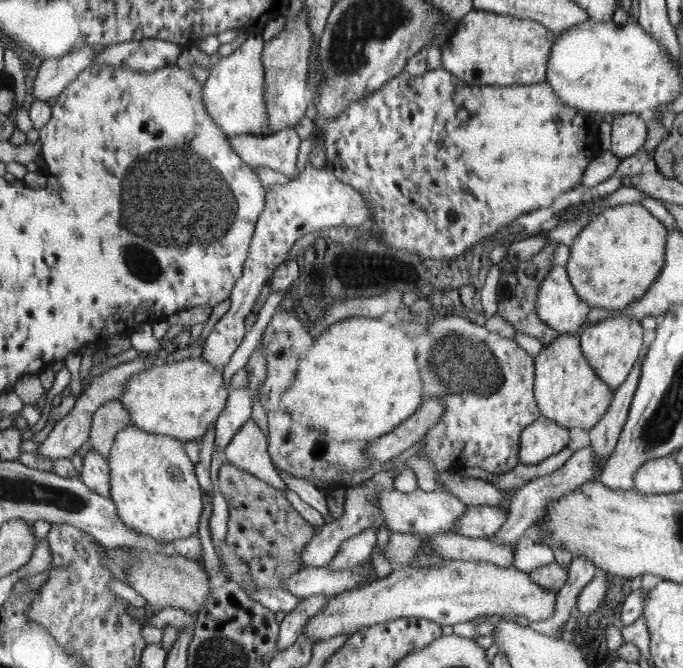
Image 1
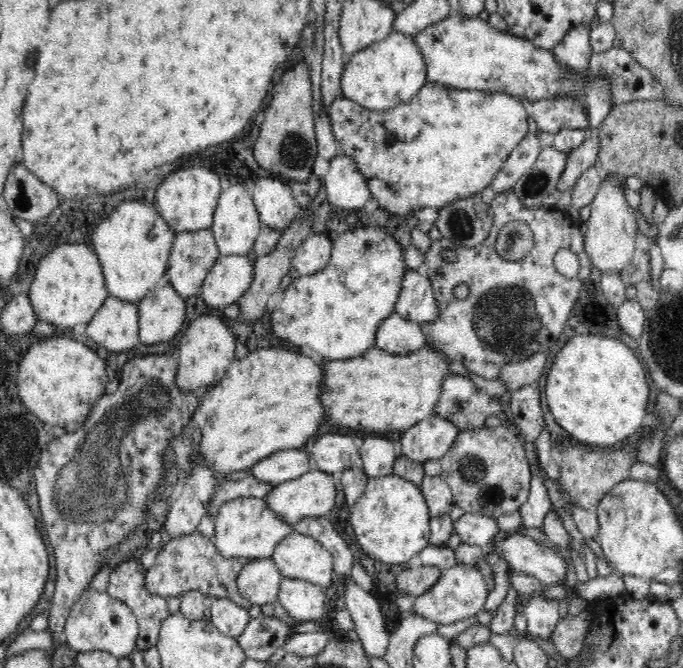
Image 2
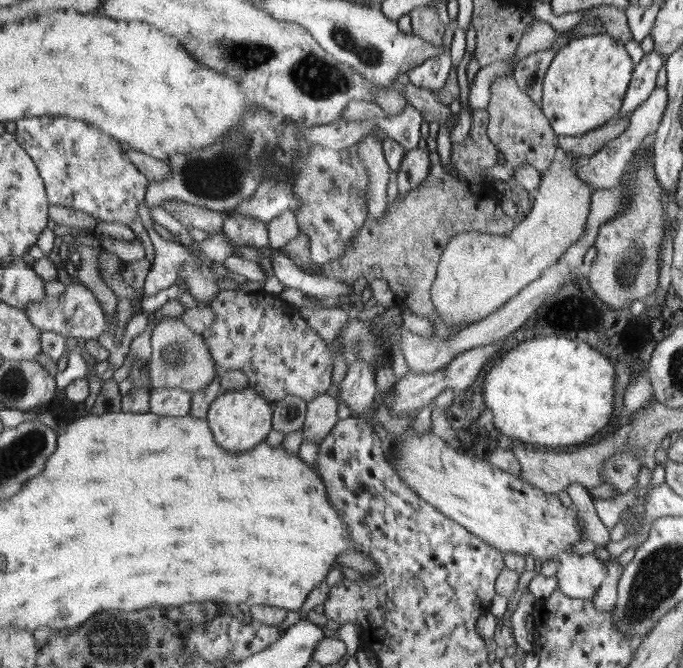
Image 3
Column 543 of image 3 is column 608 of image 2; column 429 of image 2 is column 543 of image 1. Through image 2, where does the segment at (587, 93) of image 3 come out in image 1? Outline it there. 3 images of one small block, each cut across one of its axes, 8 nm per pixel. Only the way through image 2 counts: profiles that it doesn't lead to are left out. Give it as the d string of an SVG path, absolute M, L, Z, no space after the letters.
M473 9L453 30L443 42L446 45L438 47L442 52L442 66L452 74L456 74L468 85L474 86L512 86L512 85L535 85L547 80L548 60L550 60L553 46L557 36L548 30L542 23L532 19L516 18L510 15L499 15L493 12Z

